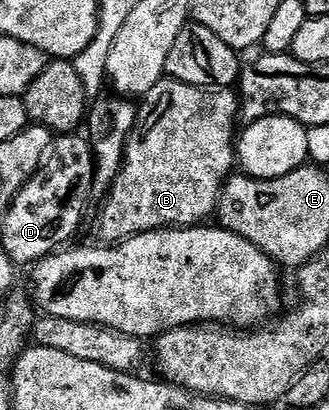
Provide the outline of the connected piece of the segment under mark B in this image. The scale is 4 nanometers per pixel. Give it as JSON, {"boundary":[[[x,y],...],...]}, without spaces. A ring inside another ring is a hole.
{"boundary":[[[164,77],[144,102],[121,172],[99,214],[99,234],[107,244],[150,230],[206,223],[216,213],[223,184],[237,166],[235,118],[237,122],[241,114],[241,99],[234,89],[190,86]]]}

